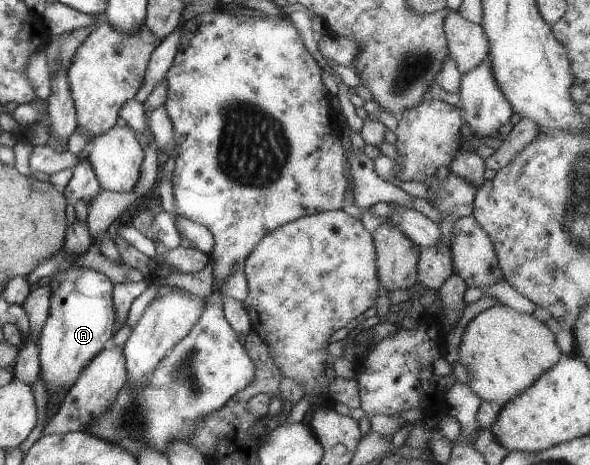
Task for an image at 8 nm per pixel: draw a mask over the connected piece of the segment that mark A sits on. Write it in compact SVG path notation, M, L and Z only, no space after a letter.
M61 251L42 261L26 275L29 291L45 276L51 276L48 314L41 326L38 347L38 379L43 381L46 393L58 393L61 401L66 391L77 379L82 367L95 357L113 336L114 307L110 279L97 270L75 268L77 256L65 256Z

